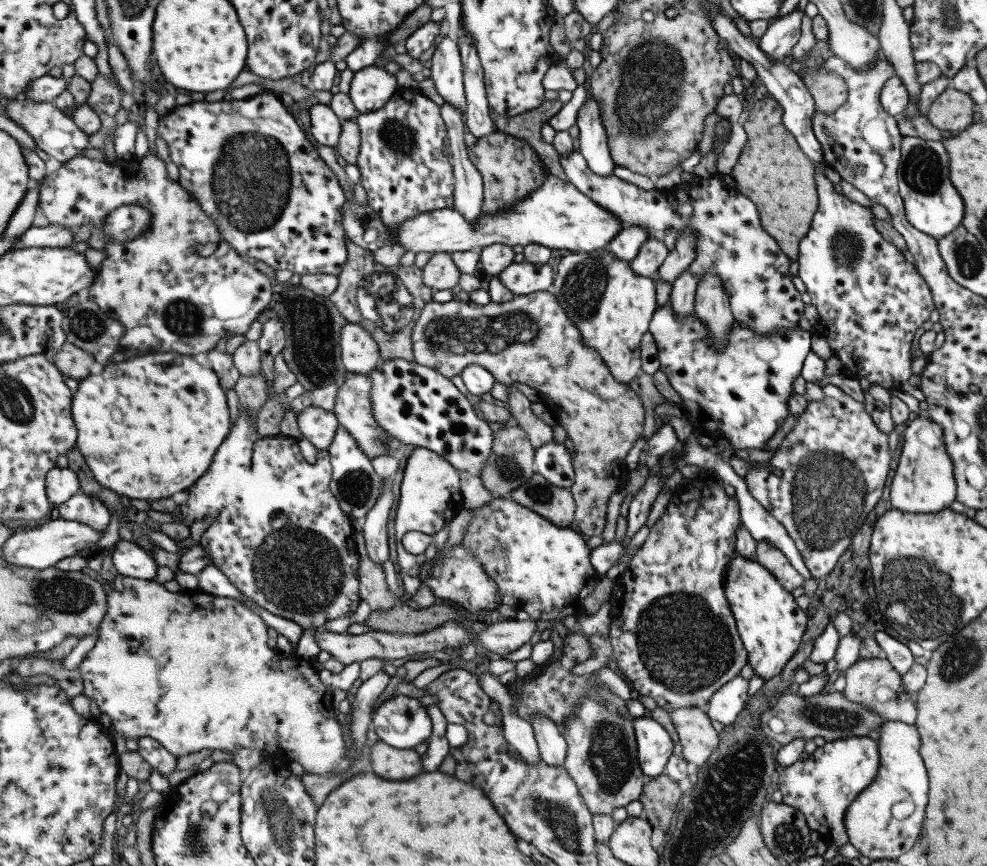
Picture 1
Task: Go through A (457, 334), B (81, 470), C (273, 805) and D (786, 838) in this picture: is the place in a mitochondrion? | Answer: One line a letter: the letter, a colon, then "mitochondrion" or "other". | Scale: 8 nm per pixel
A: mitochondrion
B: other
C: mitochondrion
D: mitochondrion

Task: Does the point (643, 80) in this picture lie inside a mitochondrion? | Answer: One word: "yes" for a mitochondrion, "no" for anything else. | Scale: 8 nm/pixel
yes

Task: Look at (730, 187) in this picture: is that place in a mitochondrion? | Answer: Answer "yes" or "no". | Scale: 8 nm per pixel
no

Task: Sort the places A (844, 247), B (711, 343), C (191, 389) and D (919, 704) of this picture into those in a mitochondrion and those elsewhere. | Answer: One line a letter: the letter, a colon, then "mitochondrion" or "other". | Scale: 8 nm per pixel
A: mitochondrion
B: other
C: other
D: other

